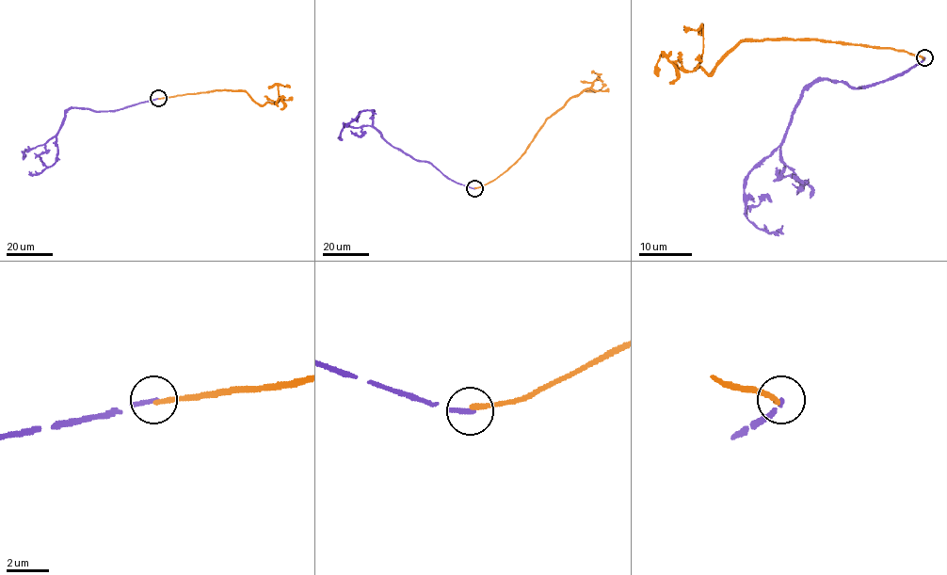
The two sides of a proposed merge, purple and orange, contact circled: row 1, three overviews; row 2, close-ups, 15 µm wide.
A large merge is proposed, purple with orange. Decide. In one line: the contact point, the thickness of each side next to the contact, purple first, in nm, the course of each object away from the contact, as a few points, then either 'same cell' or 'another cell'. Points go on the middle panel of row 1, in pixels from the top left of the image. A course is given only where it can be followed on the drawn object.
place (474, 188); calibres 240 and 240 nm; course purple (474, 188), (448, 179), (430, 163), (418, 161), (393, 147), (373, 126), (373, 109), (362, 110), (345, 126); course orange (474, 188), (503, 174), (524, 151), (544, 122), (571, 98), (587, 88), (599, 90), (606, 84); another cell

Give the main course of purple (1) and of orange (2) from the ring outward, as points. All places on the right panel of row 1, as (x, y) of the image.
1: (924, 57), (862, 87), (815, 80), (802, 92), (781, 142), (744, 189), (746, 216), (776, 232), (782, 225)
2: (923, 58), (891, 48), (827, 41), (741, 40), (708, 73), (696, 68), (702, 29), (685, 32)

